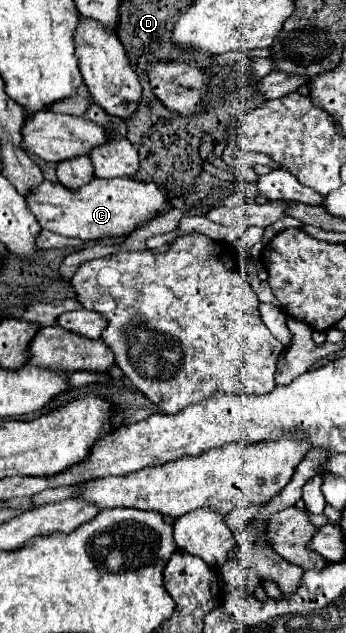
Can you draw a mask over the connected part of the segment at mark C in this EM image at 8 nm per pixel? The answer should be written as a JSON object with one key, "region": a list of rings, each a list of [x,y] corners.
{"region":[[[94,178],[80,190],[68,190],[62,184],[44,180],[42,186],[34,188],[34,192],[26,196],[26,202],[44,230],[52,230],[62,236],[76,236],[82,240],[98,240],[108,236],[128,236],[144,222],[166,210],[170,198],[168,190],[160,184],[138,182],[134,178]]]}

